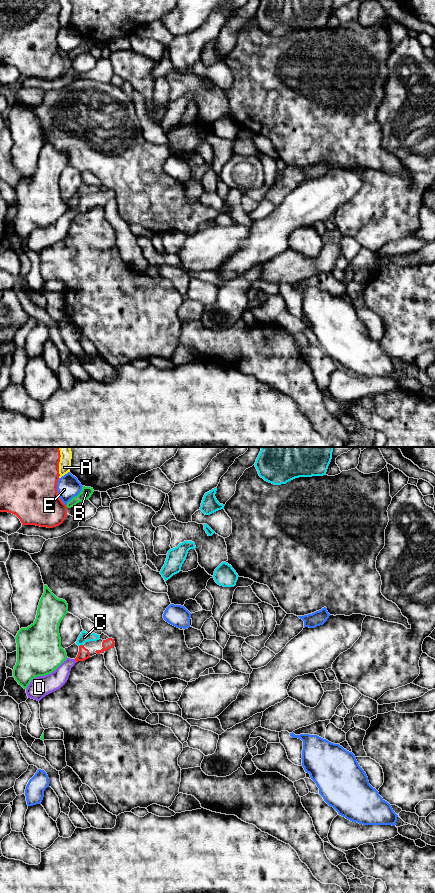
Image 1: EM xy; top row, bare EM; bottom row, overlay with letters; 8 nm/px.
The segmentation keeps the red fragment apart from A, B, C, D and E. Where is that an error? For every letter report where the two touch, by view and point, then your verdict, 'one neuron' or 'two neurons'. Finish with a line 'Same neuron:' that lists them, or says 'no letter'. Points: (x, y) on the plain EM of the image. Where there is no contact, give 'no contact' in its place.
A: meets red in xy at (58, 15); two neurons
B: meets red in xy at (66, 58); two neurons
C: meets red in xy at (80, 197); two neurons
D: meets red in xy at (75, 212); one neuron
E: meets red in xy at (57, 44); two neurons
Same neuron: D

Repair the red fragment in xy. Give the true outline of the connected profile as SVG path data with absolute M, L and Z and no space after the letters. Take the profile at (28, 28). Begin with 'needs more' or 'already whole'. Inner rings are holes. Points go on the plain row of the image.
already whole; M0 0L0 64L16 67L22 77L53 80L63 75L67 58L57 43L59 0Z

